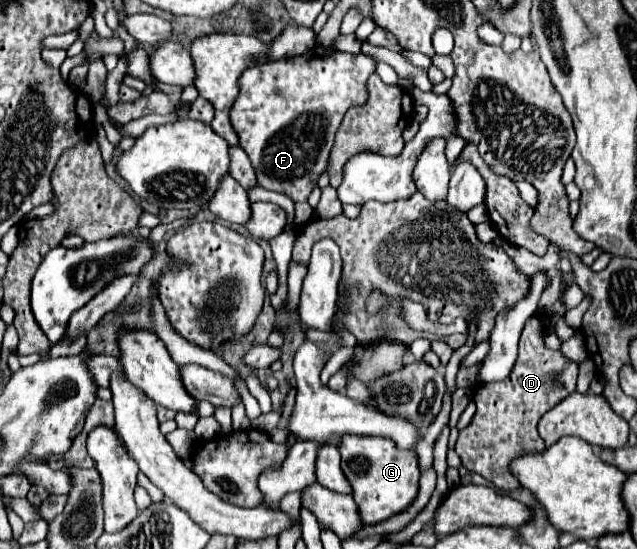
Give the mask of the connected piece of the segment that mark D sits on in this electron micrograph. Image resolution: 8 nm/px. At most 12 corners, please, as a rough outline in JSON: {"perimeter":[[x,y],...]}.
{"perimeter":[[522,331],[504,381],[476,383],[456,453],[496,489],[510,457],[542,451],[540,417],[576,391],[578,365]]}

